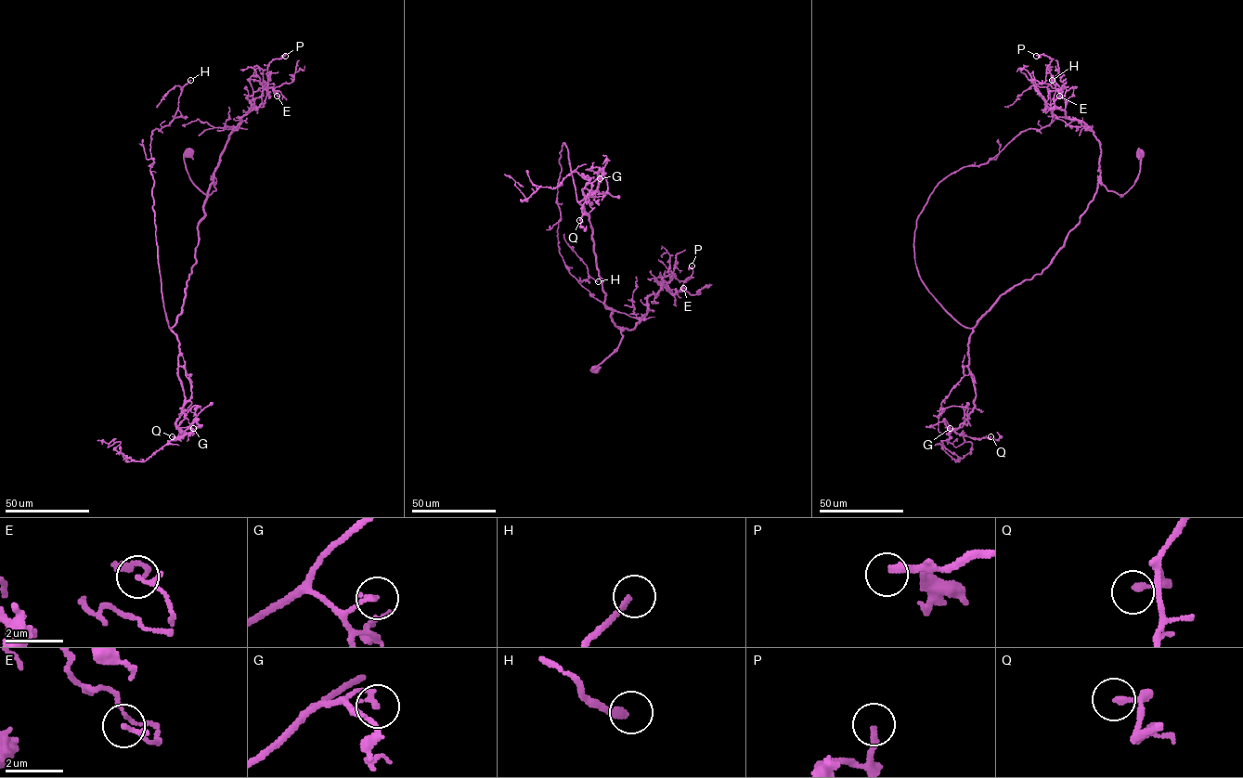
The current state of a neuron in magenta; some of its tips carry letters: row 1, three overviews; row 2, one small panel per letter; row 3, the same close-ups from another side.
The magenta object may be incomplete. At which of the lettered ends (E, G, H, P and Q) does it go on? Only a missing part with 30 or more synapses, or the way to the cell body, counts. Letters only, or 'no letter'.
H, P

